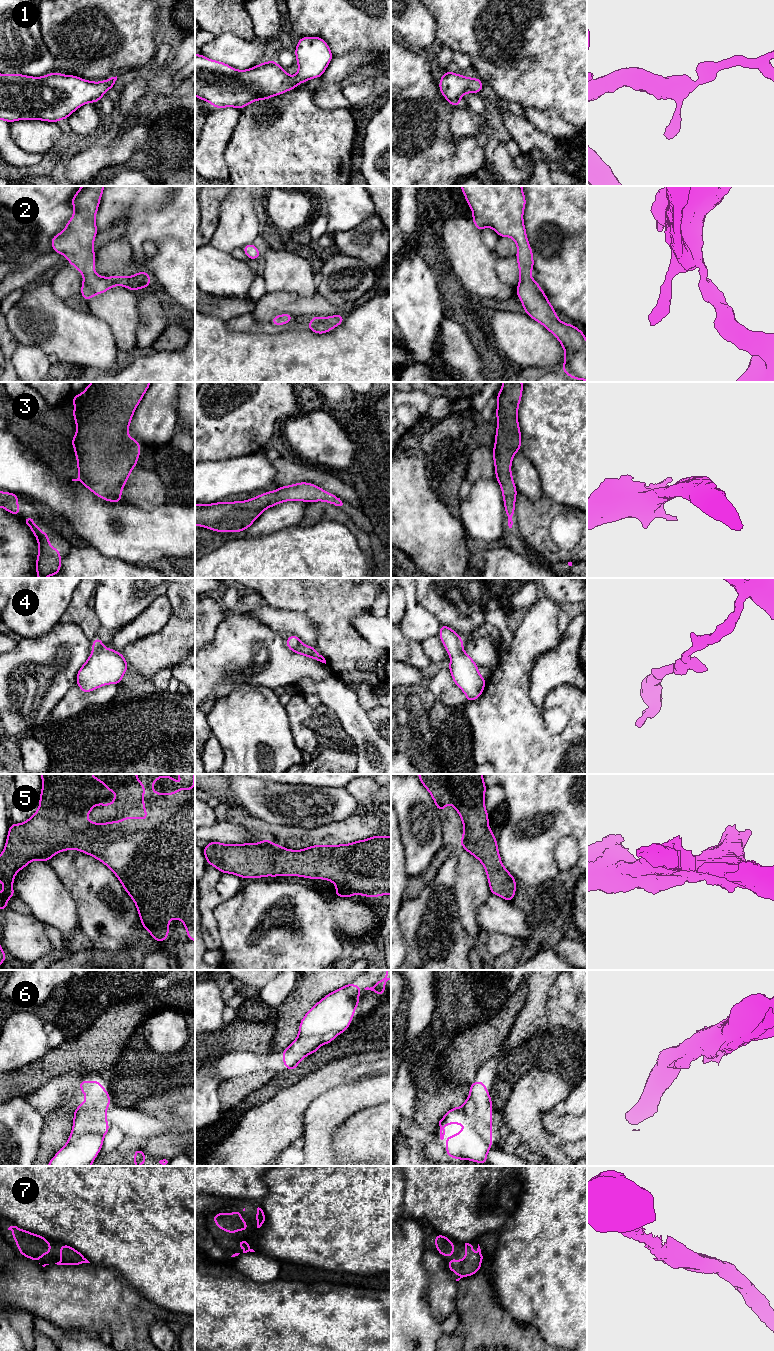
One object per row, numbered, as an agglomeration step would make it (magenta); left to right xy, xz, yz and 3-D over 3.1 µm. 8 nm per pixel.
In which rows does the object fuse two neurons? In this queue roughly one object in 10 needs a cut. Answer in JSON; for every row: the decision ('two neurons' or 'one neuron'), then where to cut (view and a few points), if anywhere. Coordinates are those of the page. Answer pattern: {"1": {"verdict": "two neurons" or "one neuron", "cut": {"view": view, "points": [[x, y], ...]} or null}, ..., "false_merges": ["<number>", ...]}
{"1": {"verdict": "one neuron", "cut": null}, "2": {"verdict": "one neuron", "cut": null}, "3": {"verdict": "one neuron", "cut": null}, "4": {"verdict": "one neuron", "cut": null}, "5": {"verdict": "one neuron", "cut": null}, "6": {"verdict": "one neuron", "cut": null}, "7": {"verdict": "one neuron", "cut": null}, "false_merges": []}

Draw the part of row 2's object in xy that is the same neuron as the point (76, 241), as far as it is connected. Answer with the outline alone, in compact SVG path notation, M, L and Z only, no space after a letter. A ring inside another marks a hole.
M82 186L75 193L74 197L71 199L71 205L75 209L73 216L70 218L70 220L66 224L64 230L61 233L53 236L51 239L51 246L52 246L53 251L66 256L68 260L68 264L75 266L80 272L80 274L84 276L80 294L83 296L84 300L87 303L90 301L93 295L99 295L99 294L105 293L107 290L109 290L110 288L114 286L121 285L132 291L137 291L140 288L150 287L151 276L145 271L137 272L134 276L102 277L102 276L99 276L93 270L95 268L95 258L96 258L96 253L93 251L93 244L94 244L95 237L98 233L96 222L95 222L95 217L99 208L99 203L103 194L104 187L105 186Z

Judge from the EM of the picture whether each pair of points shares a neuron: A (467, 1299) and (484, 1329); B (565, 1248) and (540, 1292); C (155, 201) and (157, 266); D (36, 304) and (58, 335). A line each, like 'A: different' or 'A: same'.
A: same
B: same
C: same
D: same

